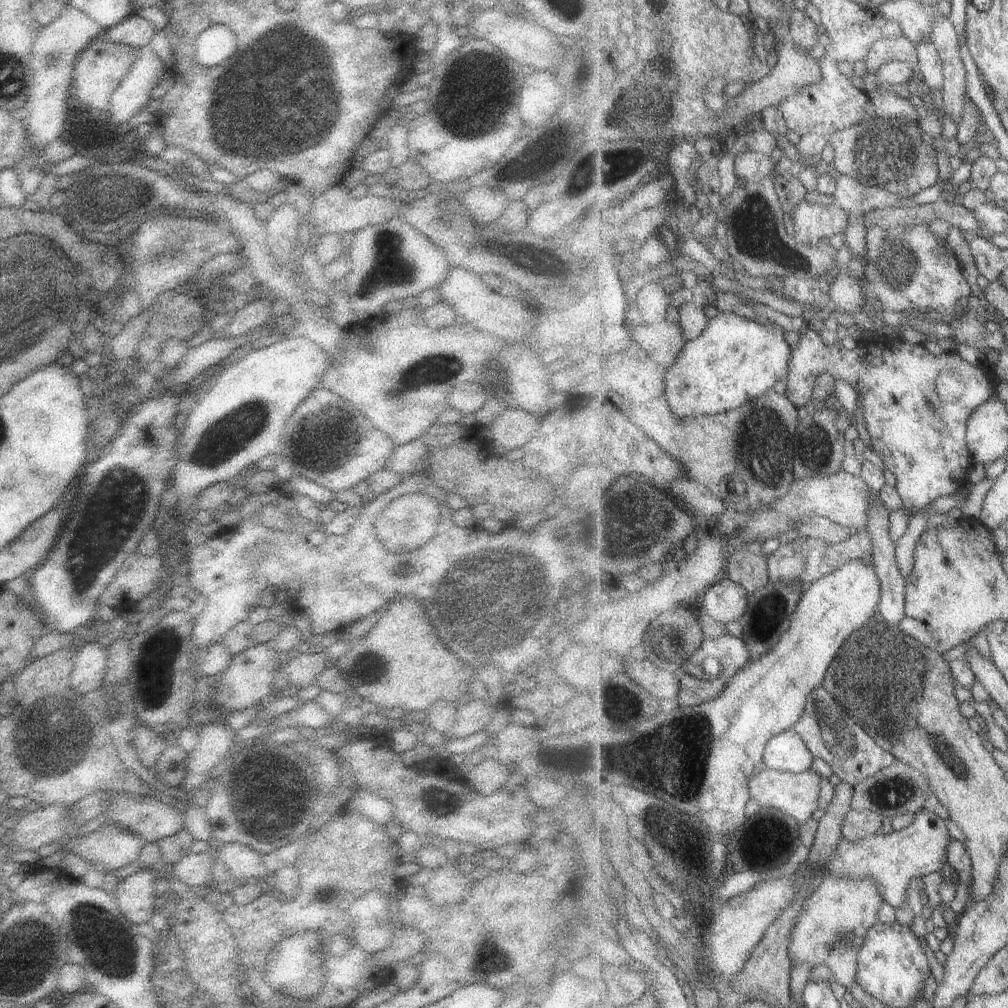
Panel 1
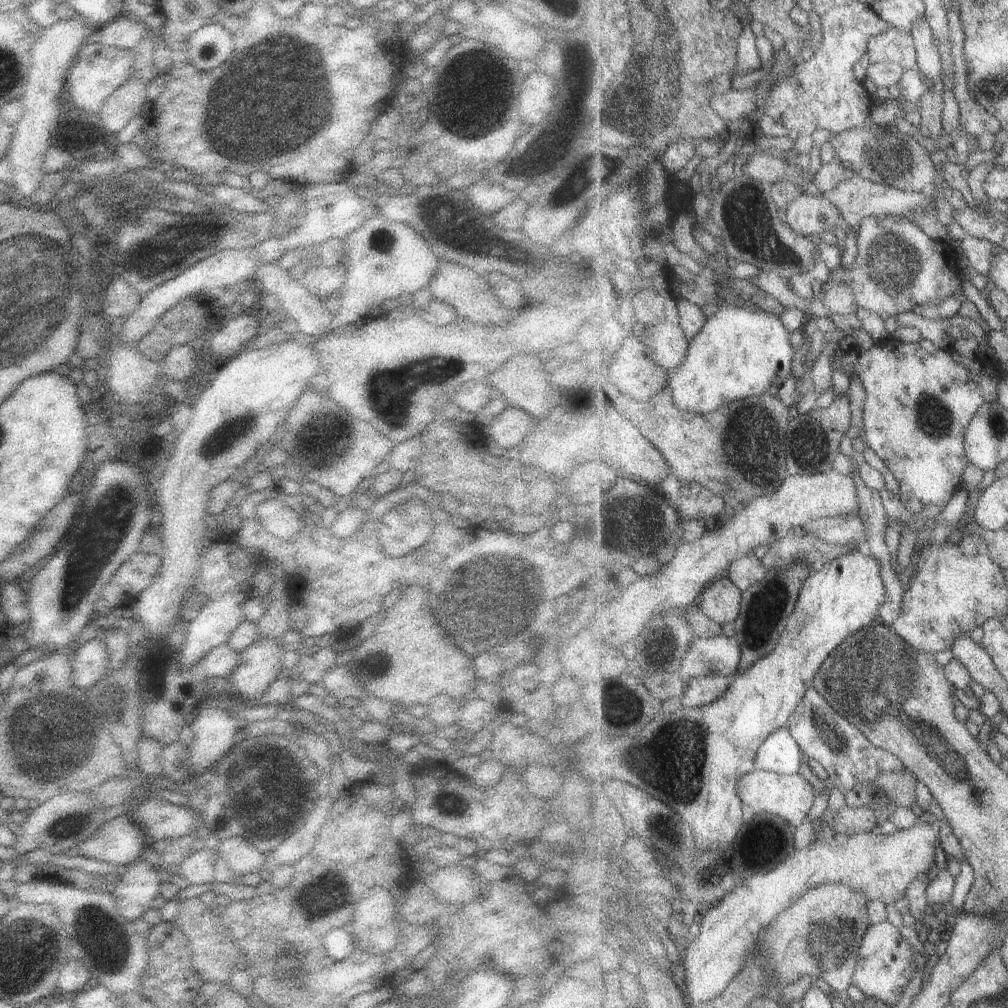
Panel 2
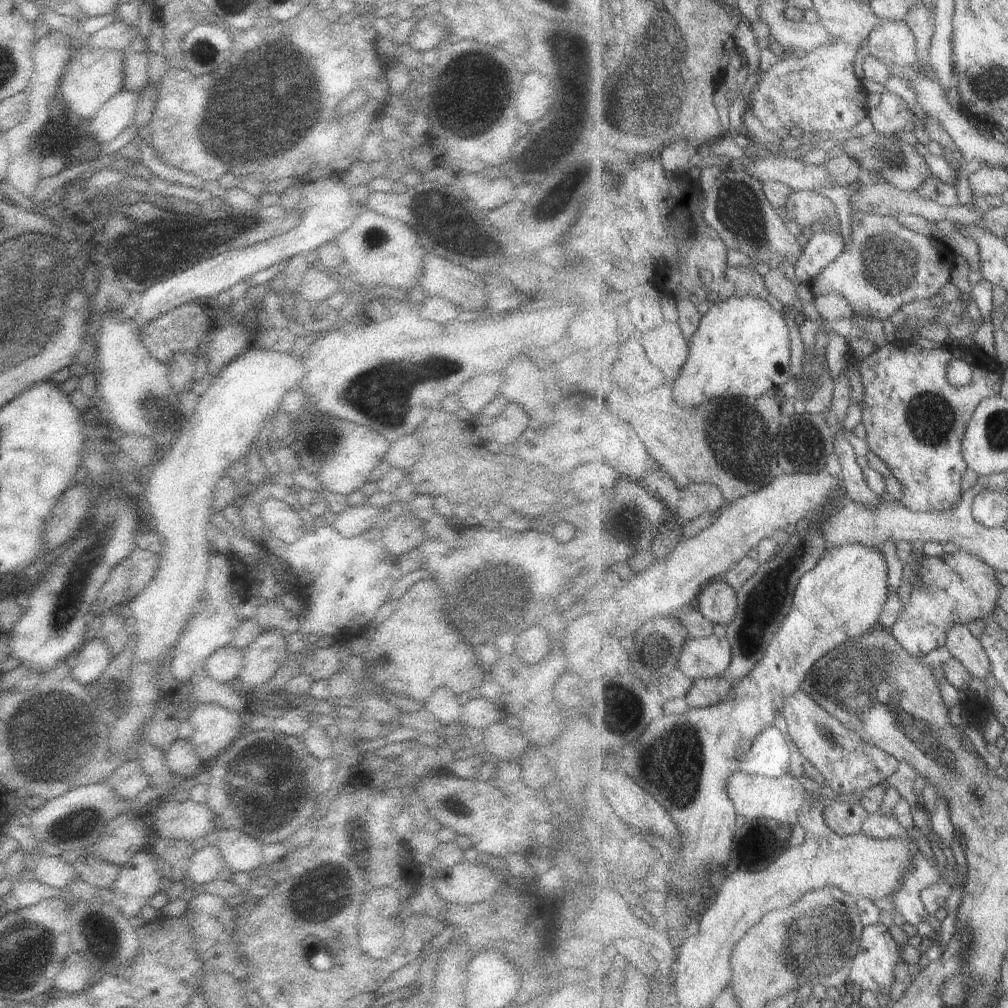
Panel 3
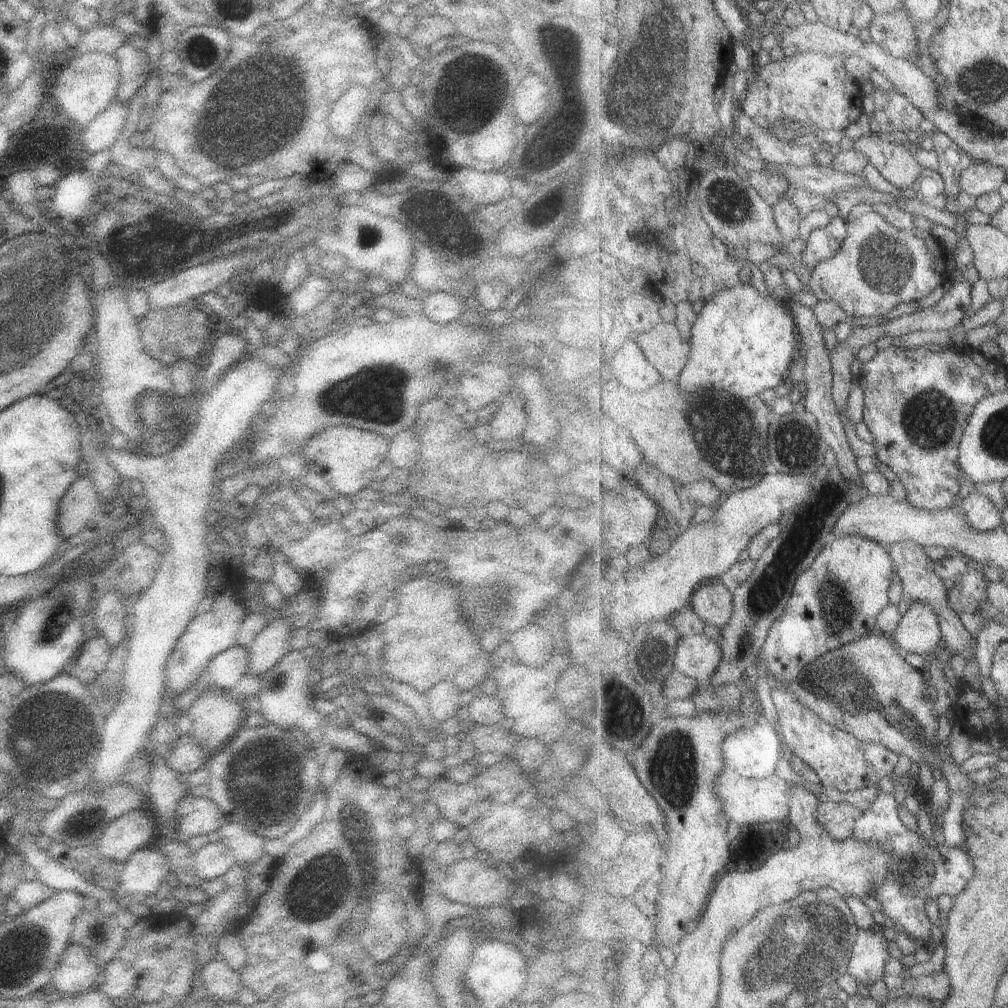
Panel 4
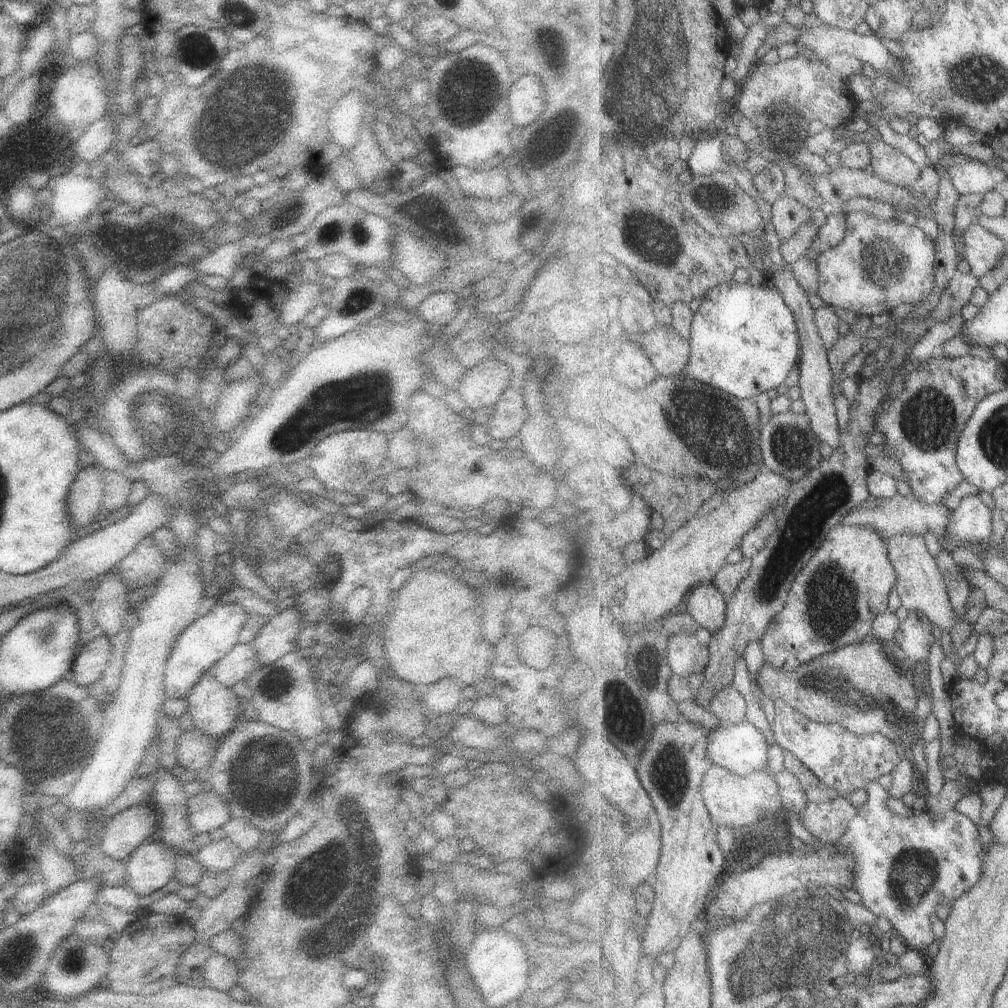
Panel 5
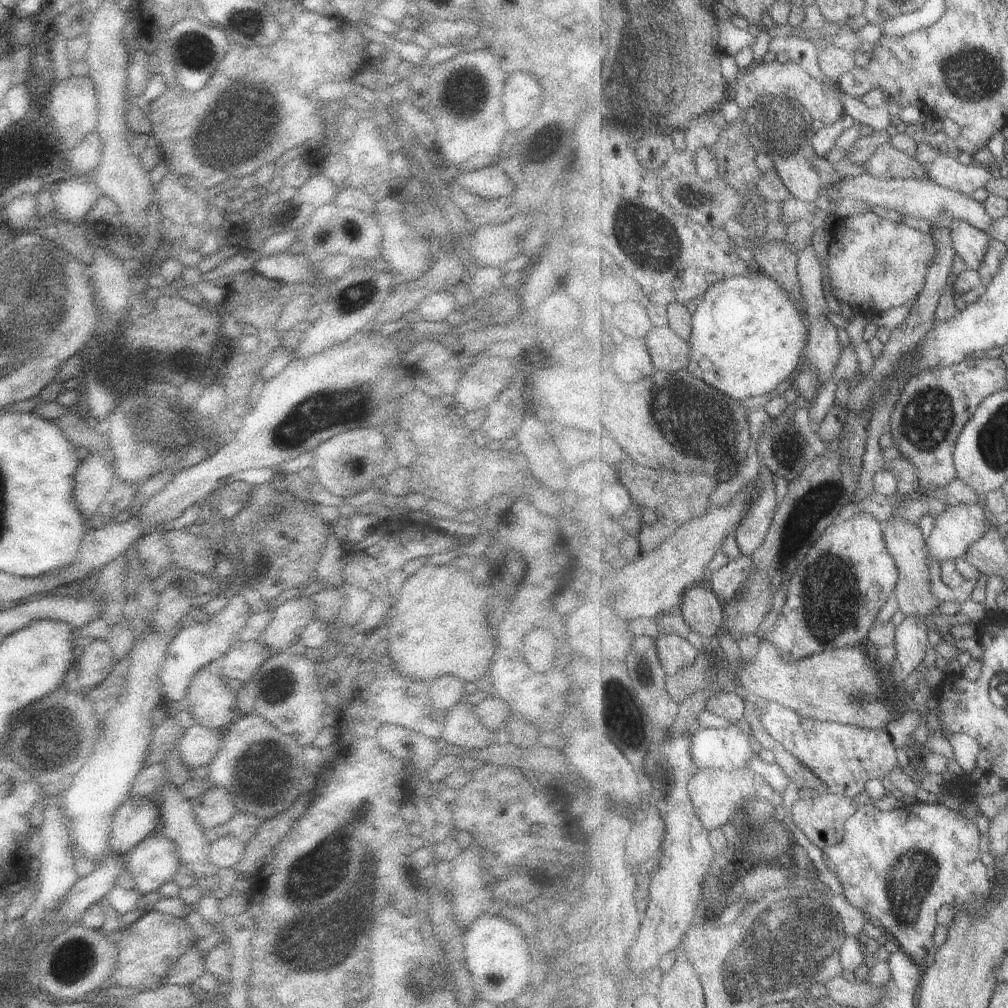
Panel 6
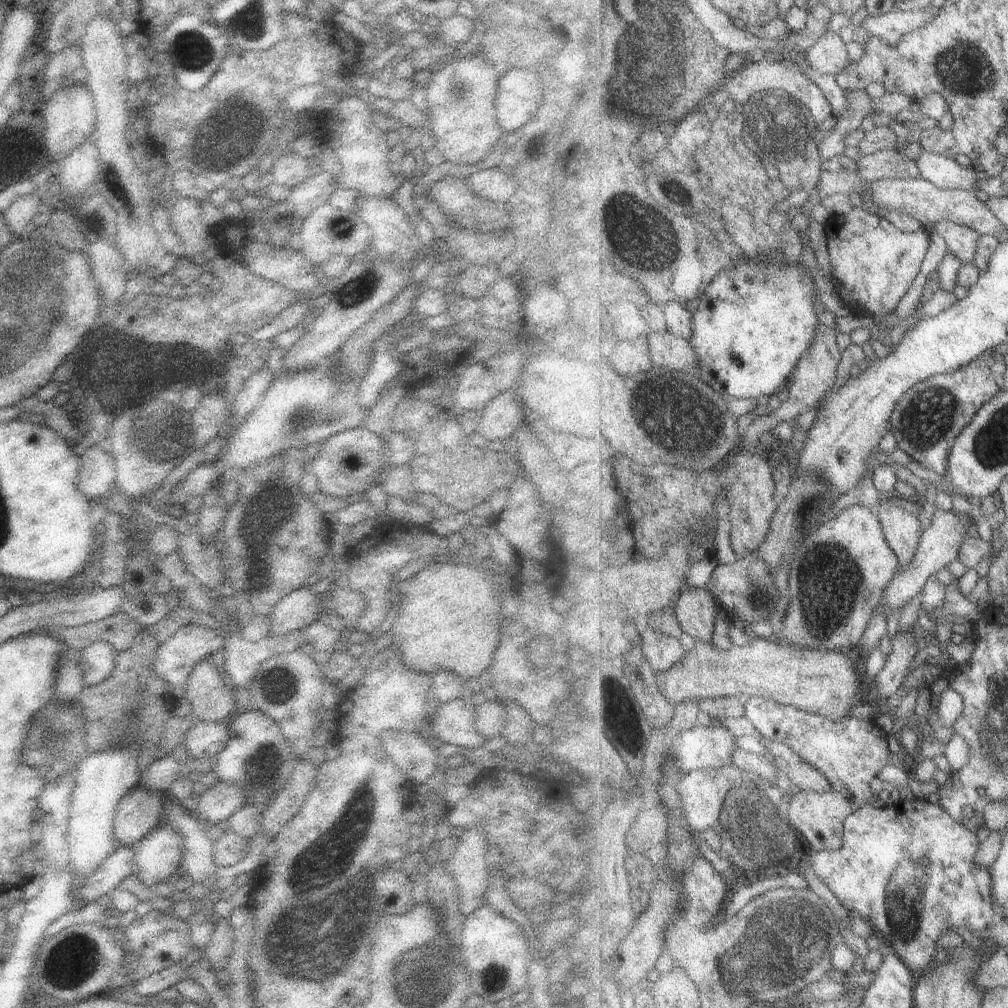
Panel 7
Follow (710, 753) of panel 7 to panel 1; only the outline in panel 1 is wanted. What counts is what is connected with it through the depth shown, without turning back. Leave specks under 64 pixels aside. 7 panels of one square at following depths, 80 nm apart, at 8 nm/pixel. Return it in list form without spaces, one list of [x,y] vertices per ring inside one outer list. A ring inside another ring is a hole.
[[[786,730],[766,744],[764,764],[767,769],[800,773],[812,768],[816,756],[807,748],[798,732]]]

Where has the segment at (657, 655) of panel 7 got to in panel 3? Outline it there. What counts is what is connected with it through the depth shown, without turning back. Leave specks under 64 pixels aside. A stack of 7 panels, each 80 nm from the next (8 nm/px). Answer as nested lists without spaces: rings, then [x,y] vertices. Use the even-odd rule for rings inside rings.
[[[689,637],[682,648],[677,668],[691,681],[721,677],[731,666],[734,648],[727,637]]]

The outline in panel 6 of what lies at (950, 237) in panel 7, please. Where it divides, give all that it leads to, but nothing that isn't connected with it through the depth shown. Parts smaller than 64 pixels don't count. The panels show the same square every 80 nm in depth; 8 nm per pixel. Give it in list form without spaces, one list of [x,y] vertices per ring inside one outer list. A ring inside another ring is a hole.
[[[957,219],[952,224],[951,234],[958,256],[964,258],[969,269],[978,271],[983,265],[992,241],[989,233],[969,222]]]

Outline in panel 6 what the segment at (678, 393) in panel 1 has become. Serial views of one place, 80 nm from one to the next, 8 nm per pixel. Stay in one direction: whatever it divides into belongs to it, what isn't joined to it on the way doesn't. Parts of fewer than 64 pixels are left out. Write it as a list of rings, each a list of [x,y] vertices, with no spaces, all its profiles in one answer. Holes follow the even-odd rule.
[[[767,269],[762,273],[754,270],[749,275],[725,277],[702,294],[692,314],[689,372],[738,401],[771,392],[785,378],[794,378],[805,358],[811,318],[776,279],[767,276],[768,272]]]

